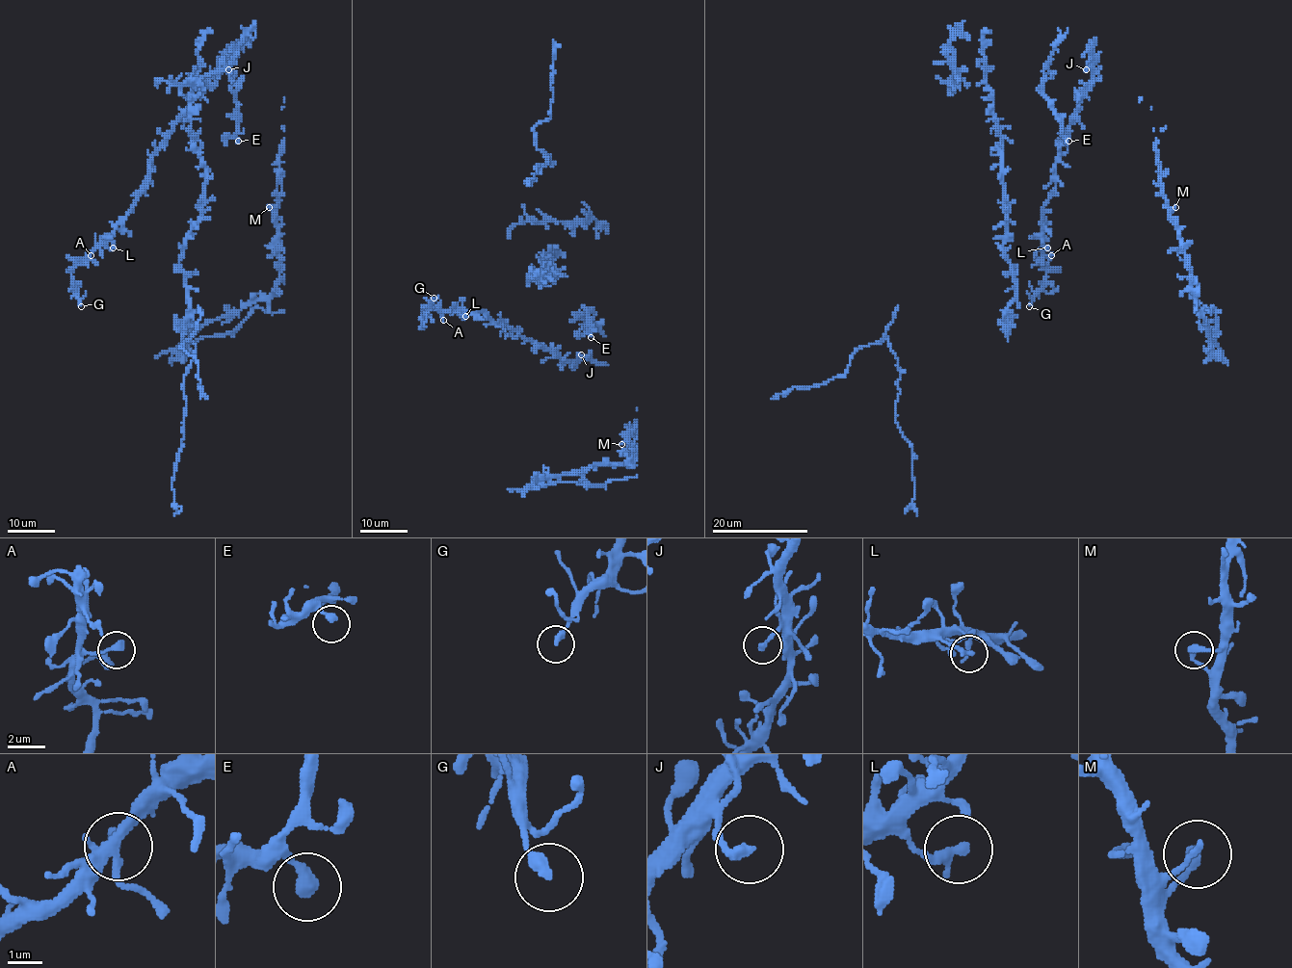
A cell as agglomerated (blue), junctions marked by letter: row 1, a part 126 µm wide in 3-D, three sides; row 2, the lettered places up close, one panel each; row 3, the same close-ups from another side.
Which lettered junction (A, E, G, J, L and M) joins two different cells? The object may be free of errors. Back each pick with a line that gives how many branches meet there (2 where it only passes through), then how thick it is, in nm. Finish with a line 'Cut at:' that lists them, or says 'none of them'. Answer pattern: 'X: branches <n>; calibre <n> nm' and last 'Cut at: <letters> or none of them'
Cut at: none of them

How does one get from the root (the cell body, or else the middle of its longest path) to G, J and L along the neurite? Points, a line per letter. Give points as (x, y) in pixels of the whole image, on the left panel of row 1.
G: (210, 78), (204, 91), (176, 123), (152, 158), (149, 178), (129, 214), (73, 269), (72, 288), (81, 306)
J: (210, 78), (223, 65), (228, 69)
L: (210, 78), (152, 158), (143, 194), (105, 243), (113, 248)

